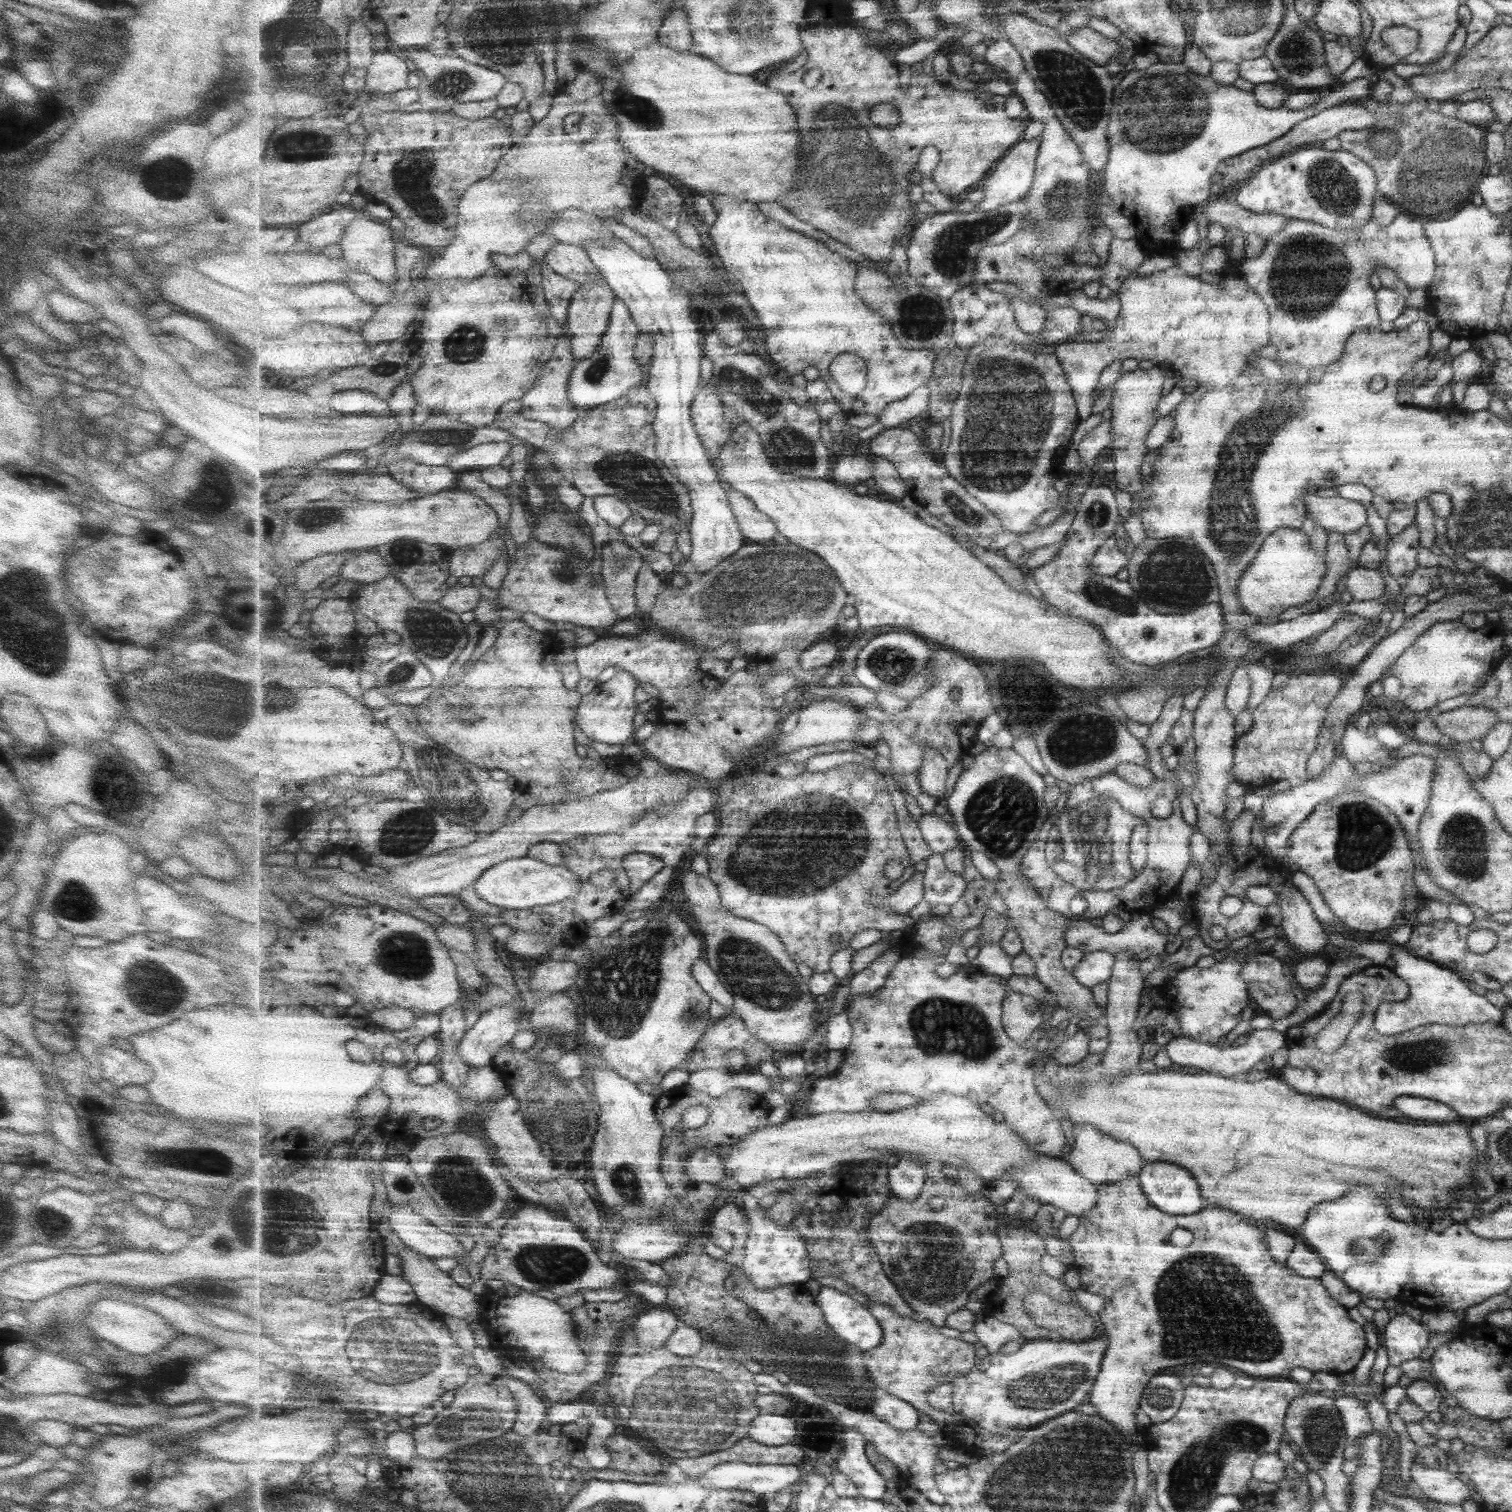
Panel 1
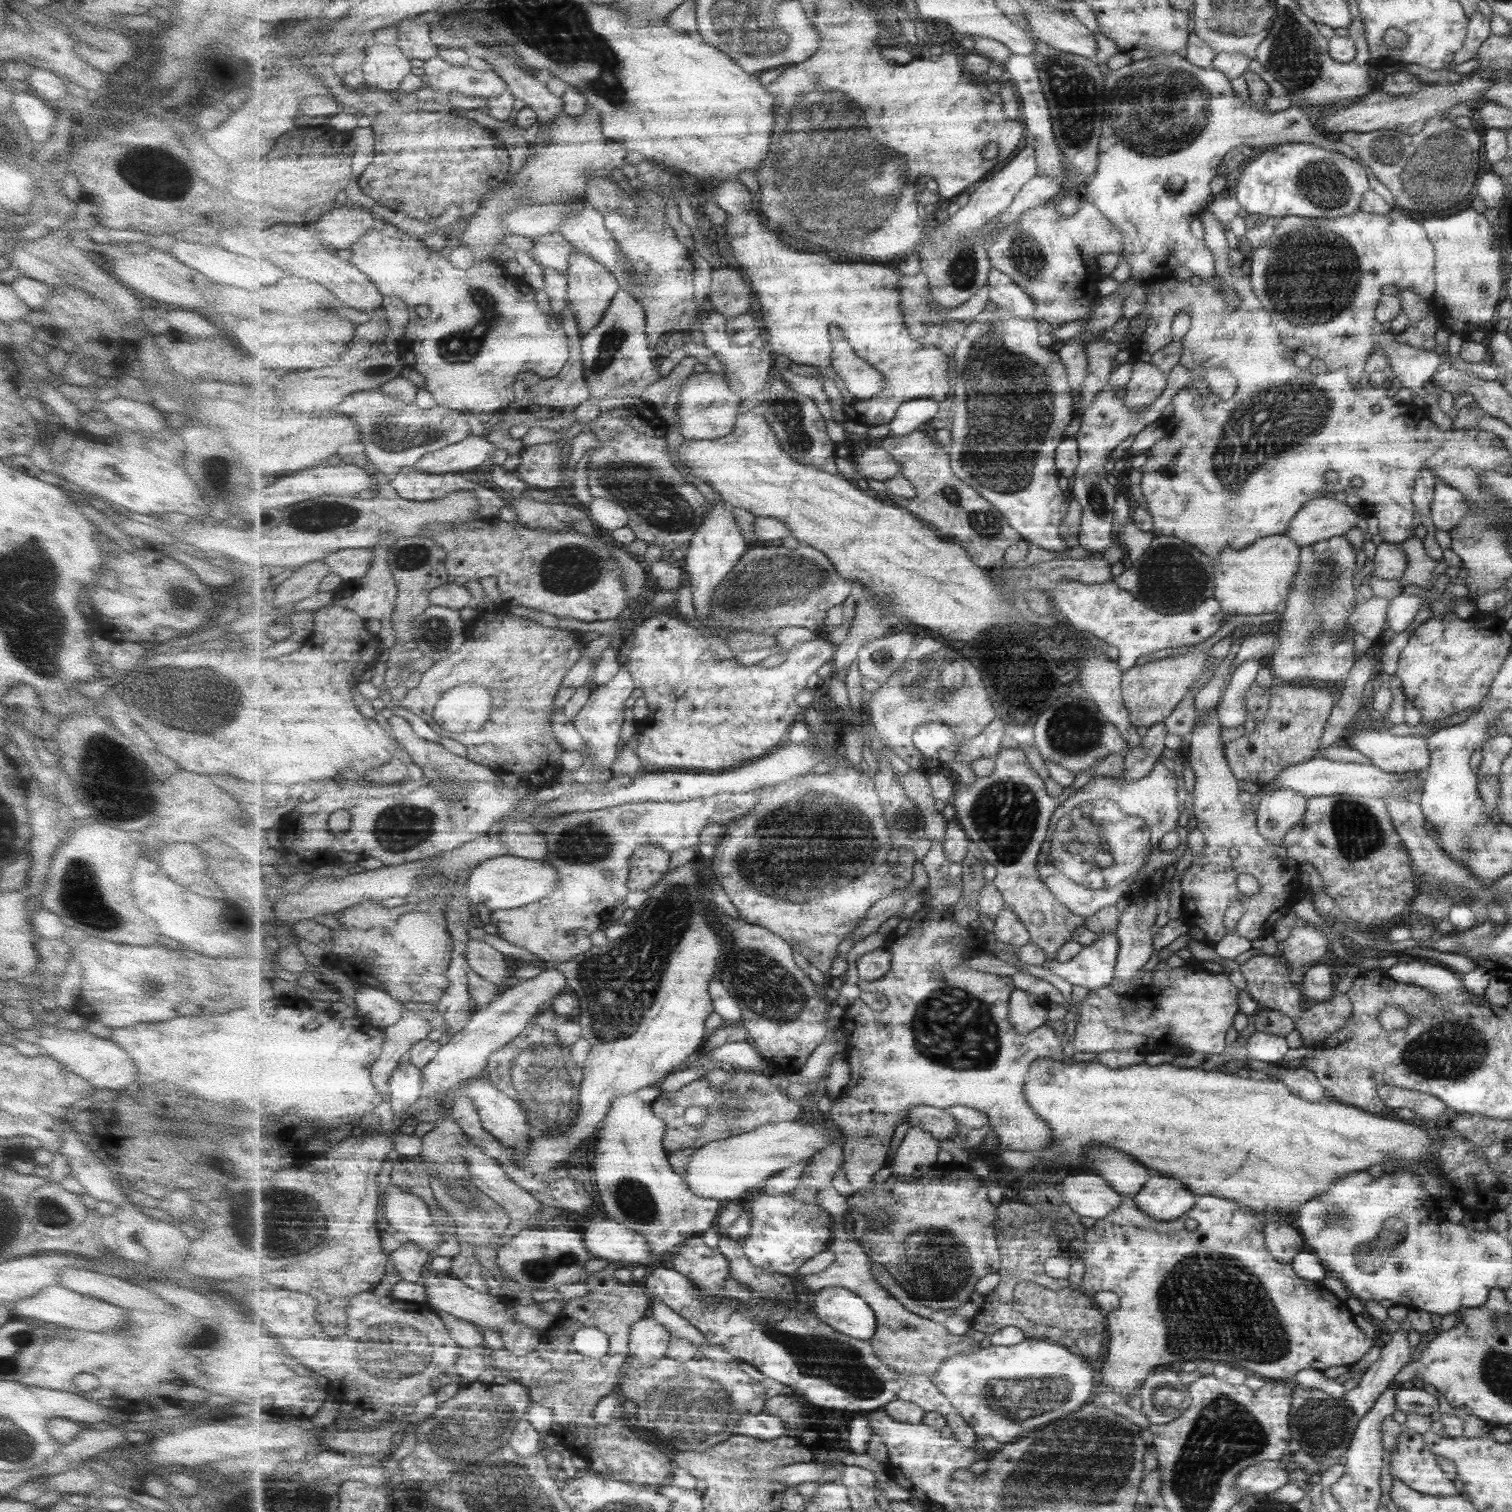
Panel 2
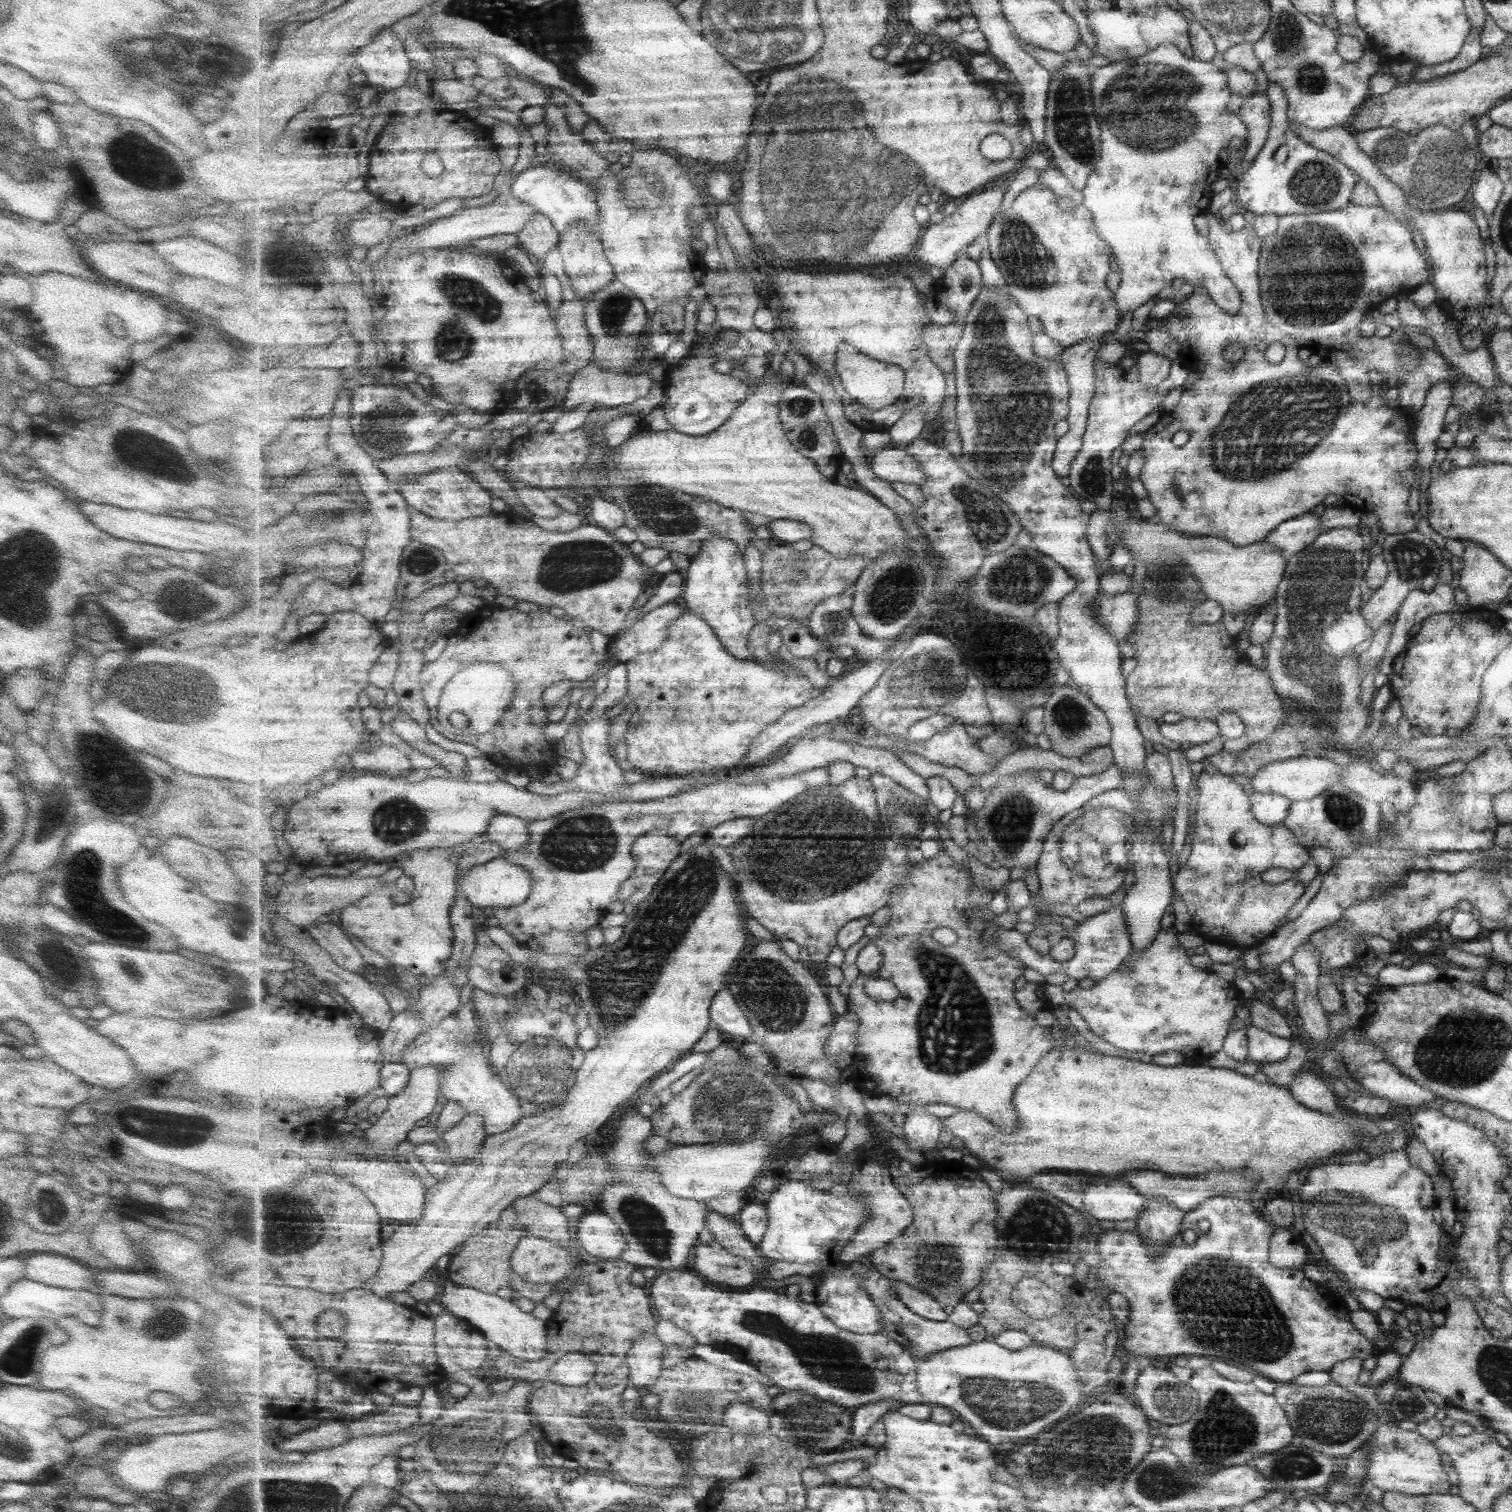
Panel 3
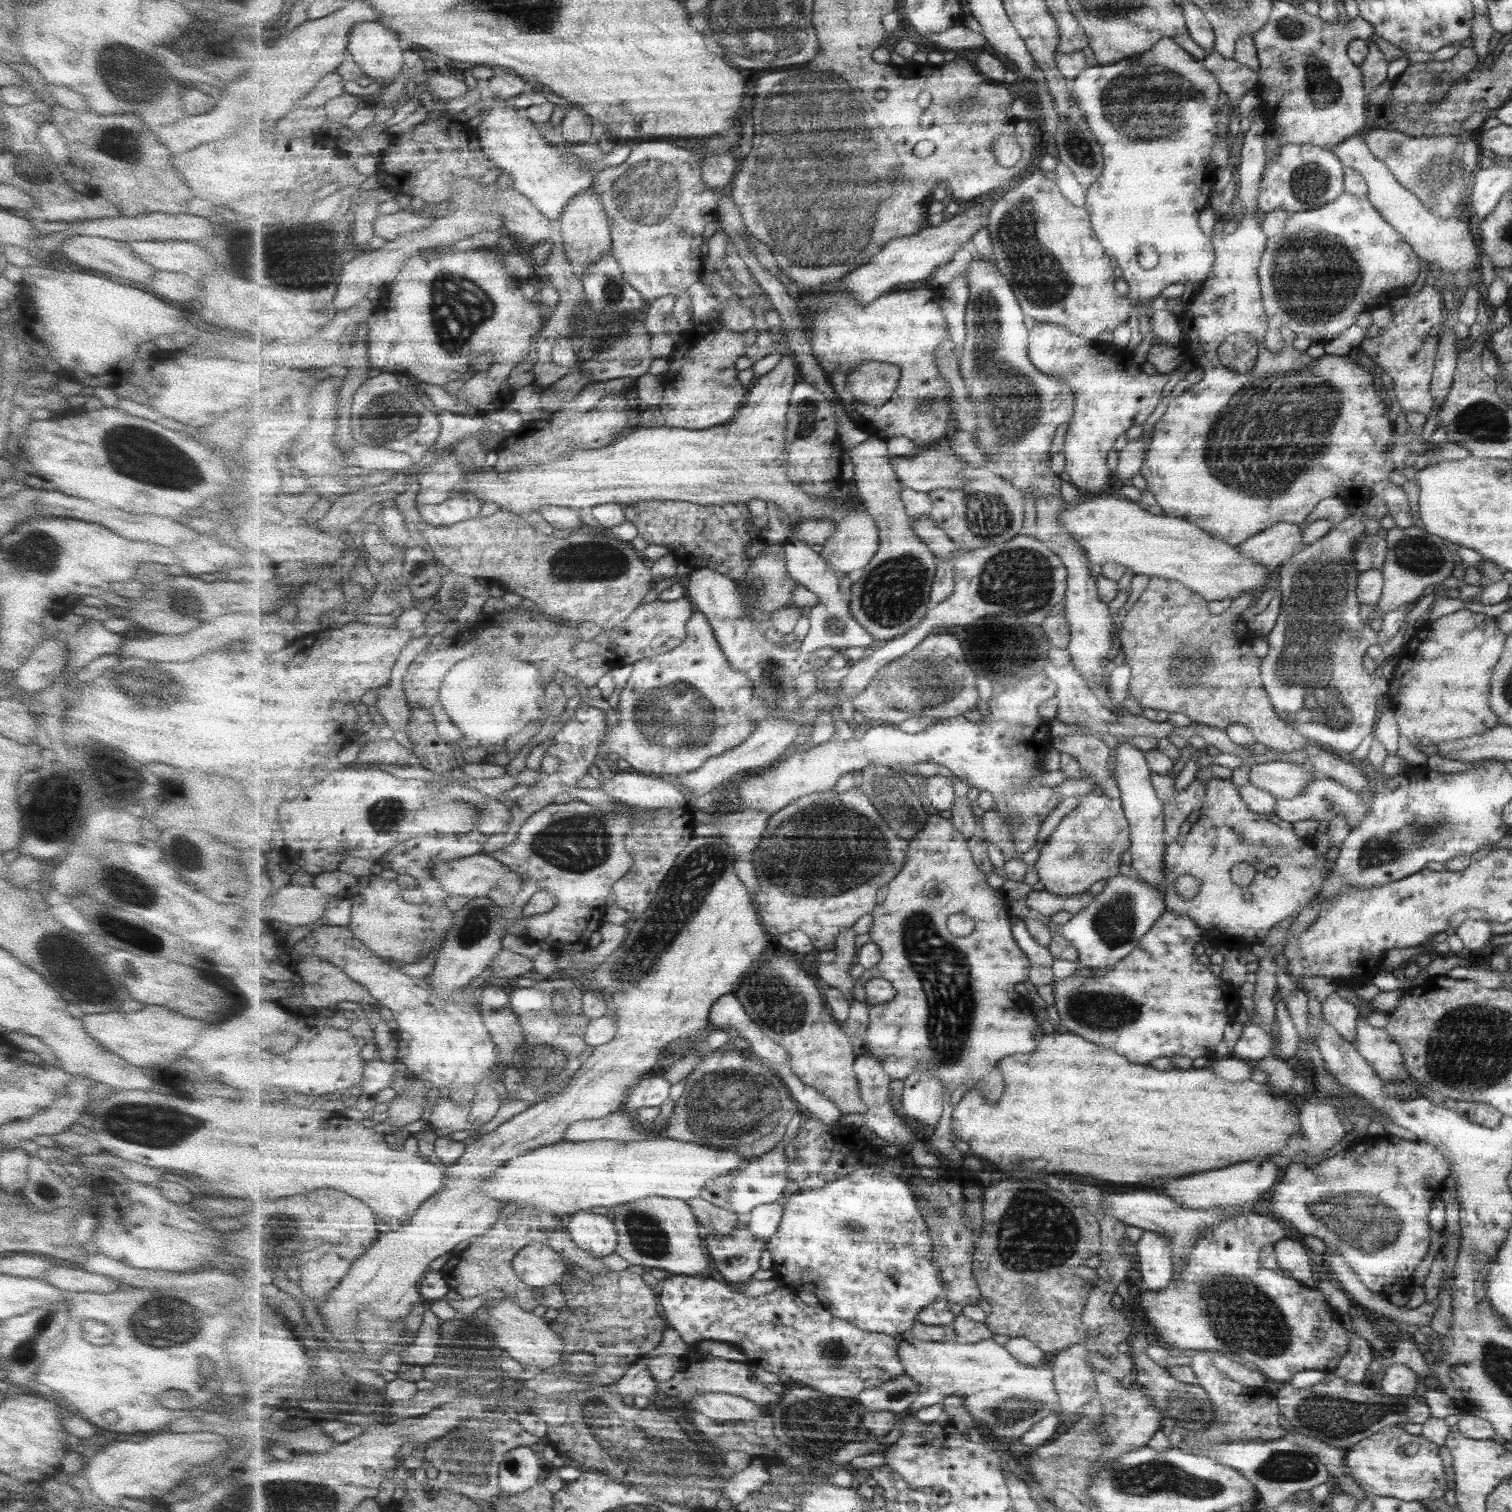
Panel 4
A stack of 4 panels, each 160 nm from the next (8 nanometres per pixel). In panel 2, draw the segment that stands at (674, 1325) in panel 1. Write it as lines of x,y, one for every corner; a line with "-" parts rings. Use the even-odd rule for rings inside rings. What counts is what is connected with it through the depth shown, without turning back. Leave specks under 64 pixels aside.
653,1316
636,1322
630,1332
630,1357
643,1365
653,1365
666,1358
672,1339
670,1330

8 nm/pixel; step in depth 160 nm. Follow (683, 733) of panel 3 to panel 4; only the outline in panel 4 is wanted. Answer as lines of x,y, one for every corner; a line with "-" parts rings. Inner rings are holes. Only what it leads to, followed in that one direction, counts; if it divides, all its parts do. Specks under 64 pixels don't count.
696,610
687,623
686,631
687,636
685,640
677,648
651,658
642,658
634,663
634,672
629,682
622,688
619,703
617,703
617,707
619,707
617,712
620,714
619,720
616,726
606,733
600,746
599,753
603,760
606,760
607,755
612,752
626,760
630,764
631,769
638,773
666,779
676,778
681,774
685,775
689,774
689,772
695,772
695,770
700,769
707,762
707,759
719,756
719,754
726,753
727,750
739,746
741,742
745,742
754,733
754,730
758,729
760,722
765,721
772,714
772,710
768,707
766,700
762,700
762,696
756,693
755,685
747,678
747,674
734,670
731,663
727,660
726,654
723,652
722,646
718,643
718,638
715,636
714,627
711,626
706,614

